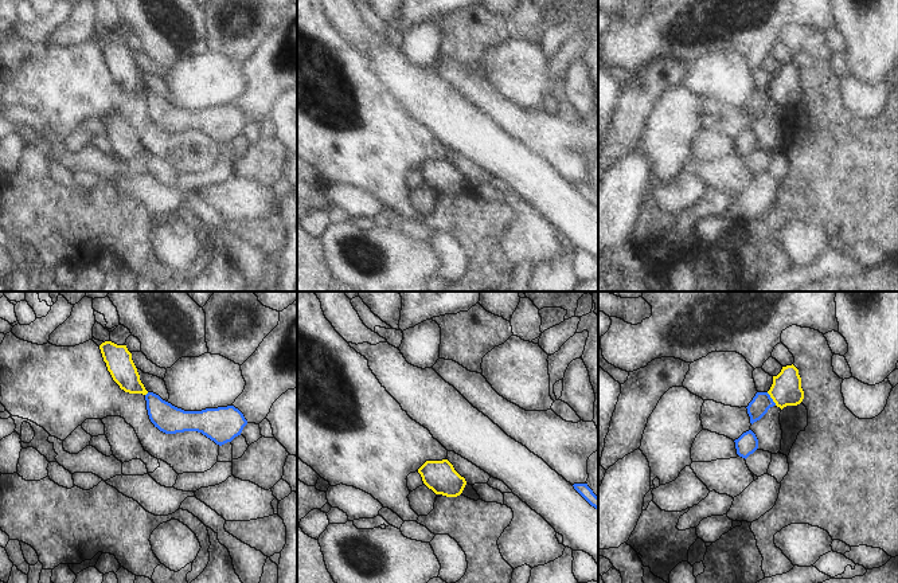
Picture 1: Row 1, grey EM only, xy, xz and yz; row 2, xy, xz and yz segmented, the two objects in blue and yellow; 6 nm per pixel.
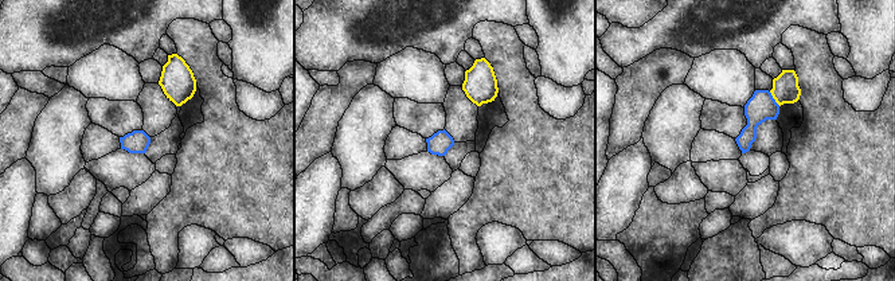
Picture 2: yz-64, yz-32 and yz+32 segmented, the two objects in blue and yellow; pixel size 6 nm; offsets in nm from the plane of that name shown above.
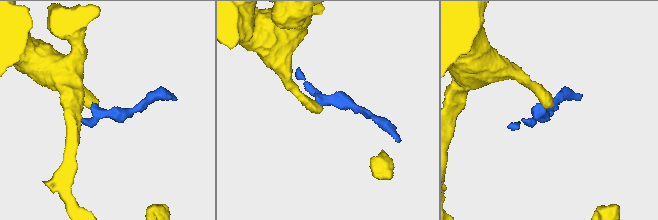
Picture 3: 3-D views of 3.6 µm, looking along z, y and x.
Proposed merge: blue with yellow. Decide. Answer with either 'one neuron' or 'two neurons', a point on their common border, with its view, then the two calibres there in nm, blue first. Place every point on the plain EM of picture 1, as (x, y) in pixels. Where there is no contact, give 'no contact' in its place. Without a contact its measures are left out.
two neurons; contact yz (772, 98); calibres 120 and 180 nm

